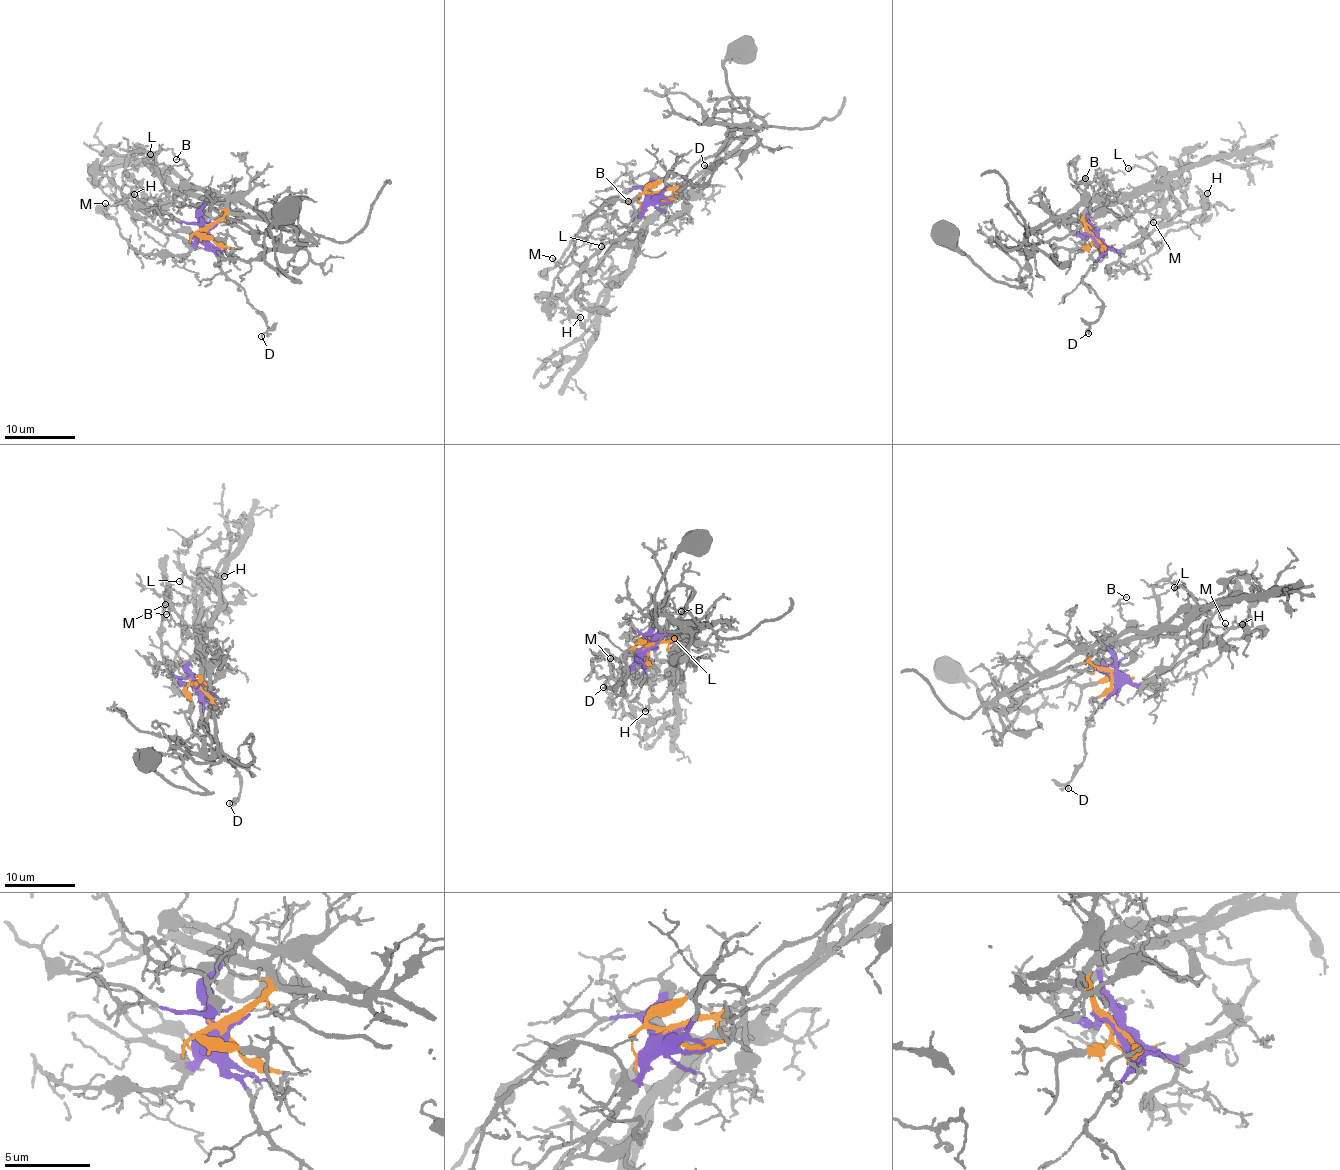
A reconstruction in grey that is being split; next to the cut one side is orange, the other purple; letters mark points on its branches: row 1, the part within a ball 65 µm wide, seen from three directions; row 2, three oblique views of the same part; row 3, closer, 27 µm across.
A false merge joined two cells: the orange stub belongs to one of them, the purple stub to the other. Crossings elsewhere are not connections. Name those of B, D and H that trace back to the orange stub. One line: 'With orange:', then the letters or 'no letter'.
With orange: no letter

